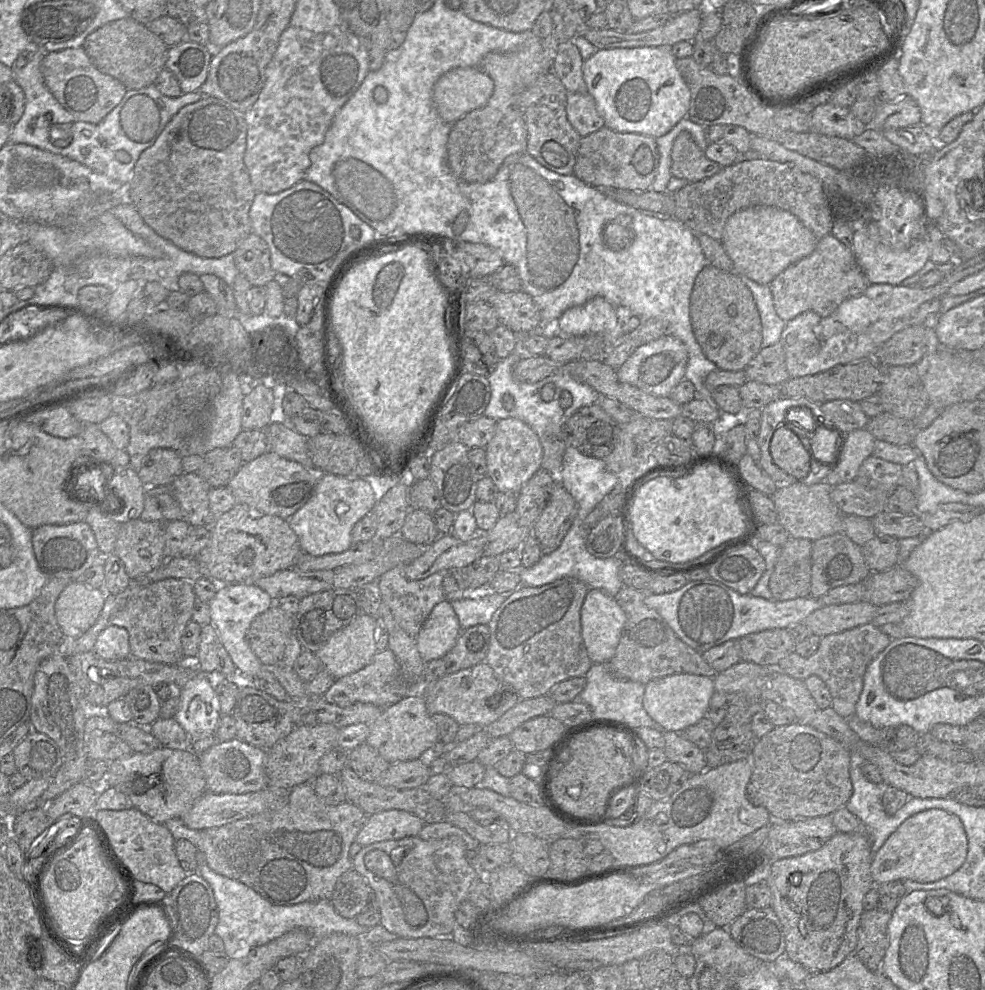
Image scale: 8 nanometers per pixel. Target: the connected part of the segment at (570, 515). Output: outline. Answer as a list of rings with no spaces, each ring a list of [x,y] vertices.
[[[556,481],[545,508],[532,527],[543,555],[552,553],[561,545],[576,515],[576,501]]]

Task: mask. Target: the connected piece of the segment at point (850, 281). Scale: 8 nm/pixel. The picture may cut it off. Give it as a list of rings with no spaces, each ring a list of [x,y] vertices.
[[[829,233],[818,240],[810,255],[777,275],[769,288],[777,315],[787,322],[806,311],[827,317],[846,299],[863,294],[869,285],[851,247],[845,246]]]

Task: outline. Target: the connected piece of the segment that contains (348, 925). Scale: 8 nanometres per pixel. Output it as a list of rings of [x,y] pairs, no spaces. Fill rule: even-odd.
[[[200,851],[198,873],[210,884],[214,892],[219,915],[214,933],[223,940],[224,951],[230,959],[241,958],[252,948],[267,944],[294,929],[307,930],[314,941],[334,933],[356,936],[371,944],[391,942],[400,938],[380,924],[366,928],[359,925],[355,919],[341,917],[330,900],[302,902],[292,906],[273,905],[249,886],[213,871]]]

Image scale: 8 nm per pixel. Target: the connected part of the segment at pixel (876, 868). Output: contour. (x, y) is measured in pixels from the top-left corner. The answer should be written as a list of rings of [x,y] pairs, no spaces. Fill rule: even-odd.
[[[931,808],[907,818],[873,855],[870,873],[874,884],[895,880],[933,882],[949,876],[965,861],[967,836],[953,813]]]

